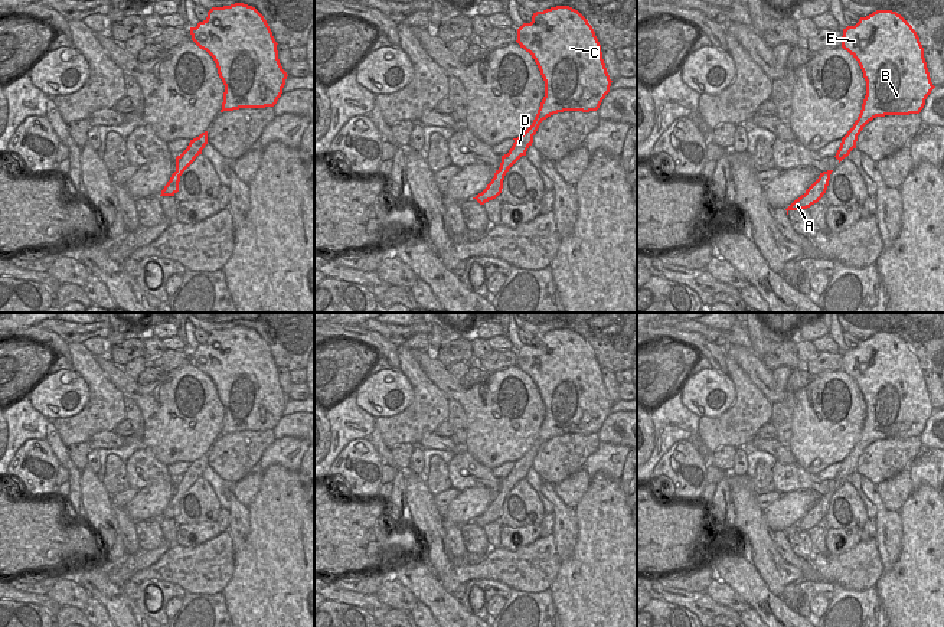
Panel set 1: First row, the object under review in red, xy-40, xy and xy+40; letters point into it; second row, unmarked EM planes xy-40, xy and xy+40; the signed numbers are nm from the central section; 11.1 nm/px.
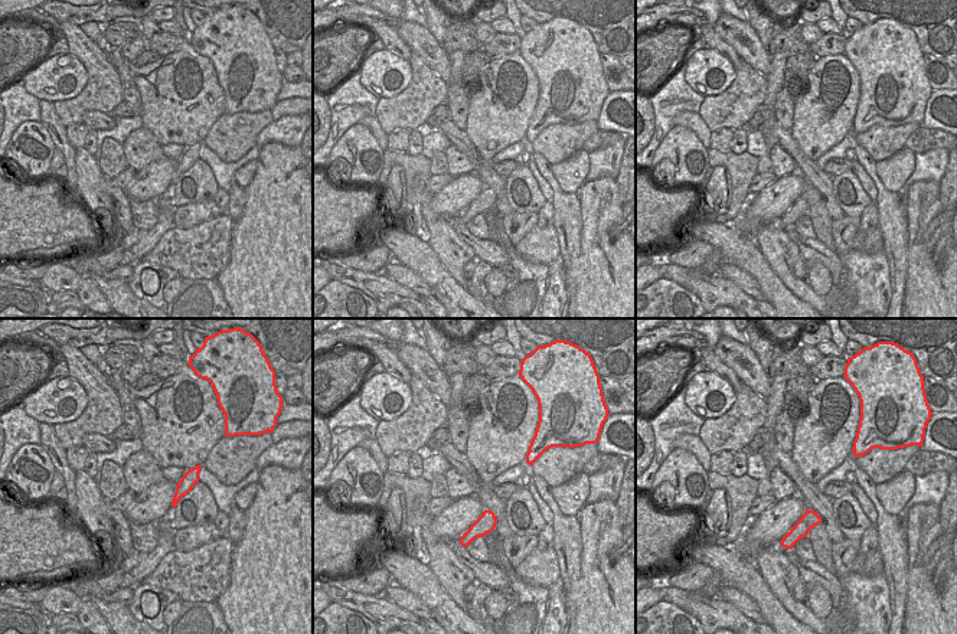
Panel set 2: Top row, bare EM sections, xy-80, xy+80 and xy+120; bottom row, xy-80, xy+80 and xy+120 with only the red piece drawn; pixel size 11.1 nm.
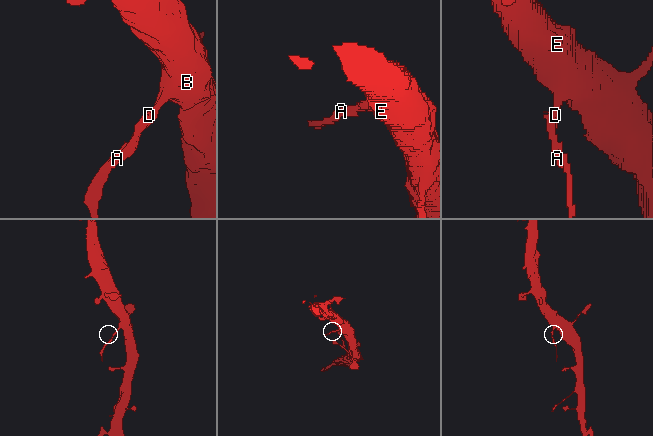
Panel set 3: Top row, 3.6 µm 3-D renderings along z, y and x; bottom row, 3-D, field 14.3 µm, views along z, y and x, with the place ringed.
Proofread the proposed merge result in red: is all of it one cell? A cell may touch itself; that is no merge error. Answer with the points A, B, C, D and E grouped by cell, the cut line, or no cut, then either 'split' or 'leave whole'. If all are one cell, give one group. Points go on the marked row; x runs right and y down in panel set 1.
A D / B C E | xy (523, 133), (532, 136) | split

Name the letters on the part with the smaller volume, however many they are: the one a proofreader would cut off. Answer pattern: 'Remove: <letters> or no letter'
Remove: A, D

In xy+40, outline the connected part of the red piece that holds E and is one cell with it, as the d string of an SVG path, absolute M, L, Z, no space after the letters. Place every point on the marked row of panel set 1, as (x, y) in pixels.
M876 10L843 29L842 48L859 63L866 81L860 114L847 134L856 137L876 117L919 114L935 88L924 48L896 12Z

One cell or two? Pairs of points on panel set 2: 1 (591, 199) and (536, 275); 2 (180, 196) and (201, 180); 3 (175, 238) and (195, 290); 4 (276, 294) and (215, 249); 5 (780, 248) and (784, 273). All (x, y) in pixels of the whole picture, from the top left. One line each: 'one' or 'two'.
1: two
2: one
3: two
4: two
5: one

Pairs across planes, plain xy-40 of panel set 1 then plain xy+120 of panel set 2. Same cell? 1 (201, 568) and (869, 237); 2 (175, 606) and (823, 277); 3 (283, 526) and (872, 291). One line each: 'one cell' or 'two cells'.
1: one cell
2: one cell
3: two cells

